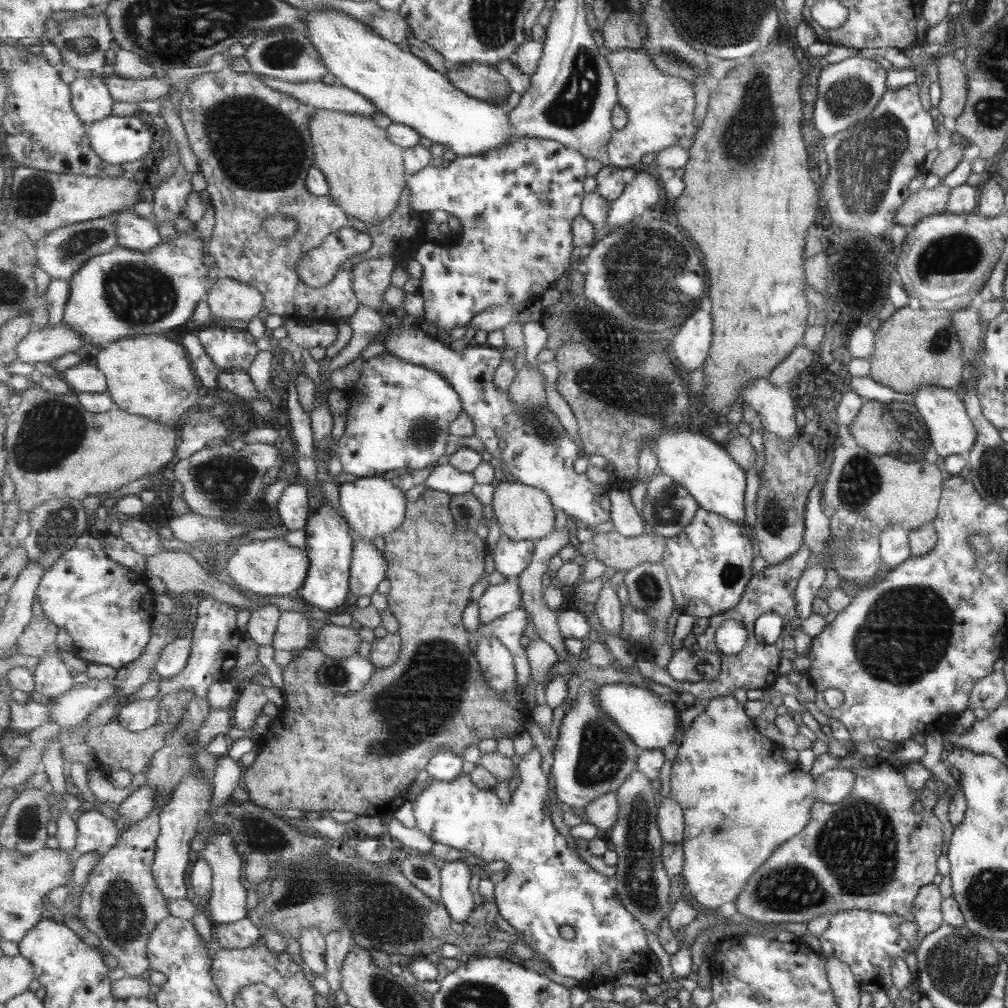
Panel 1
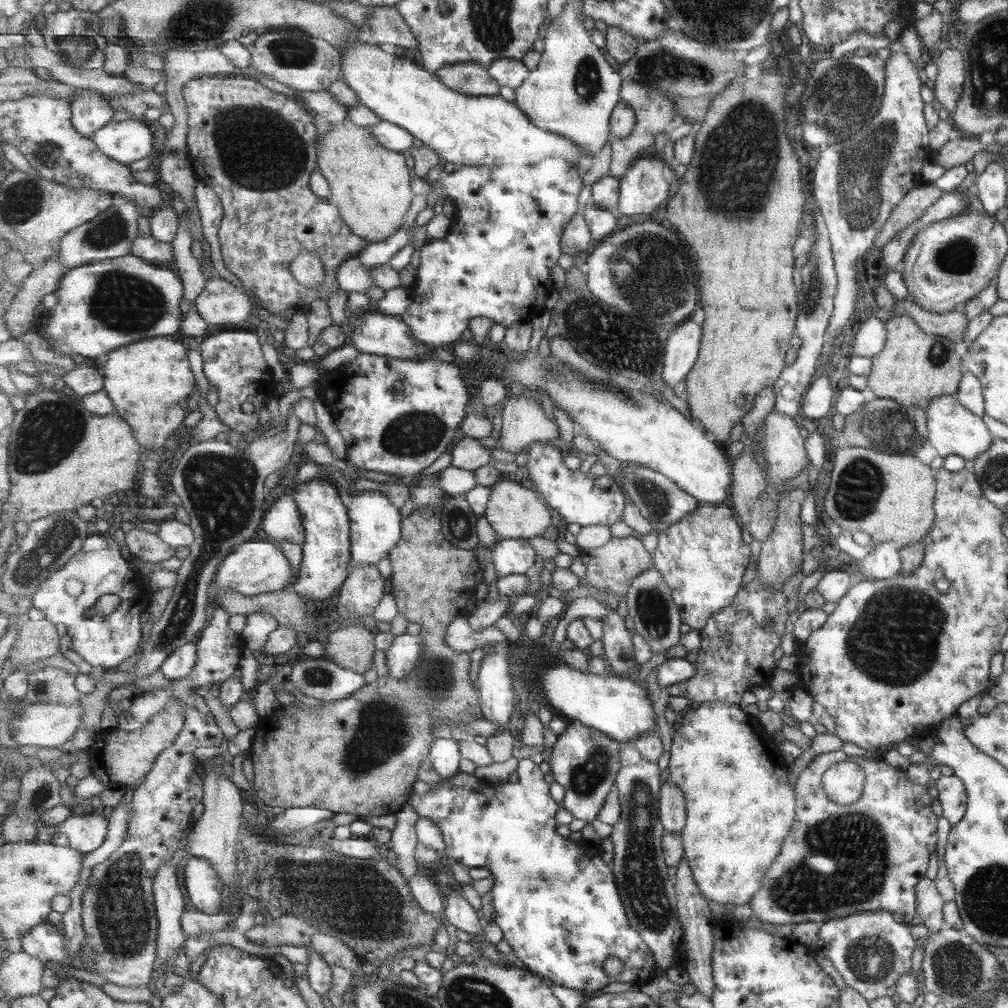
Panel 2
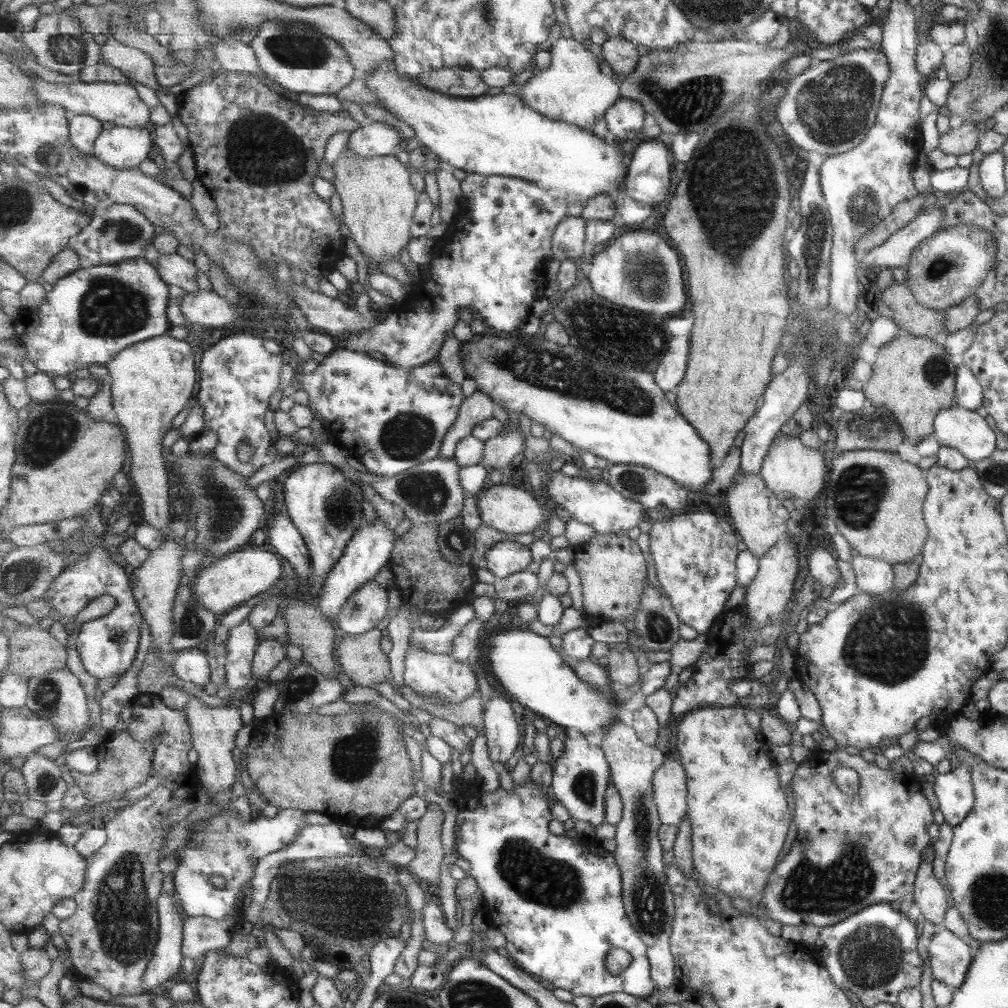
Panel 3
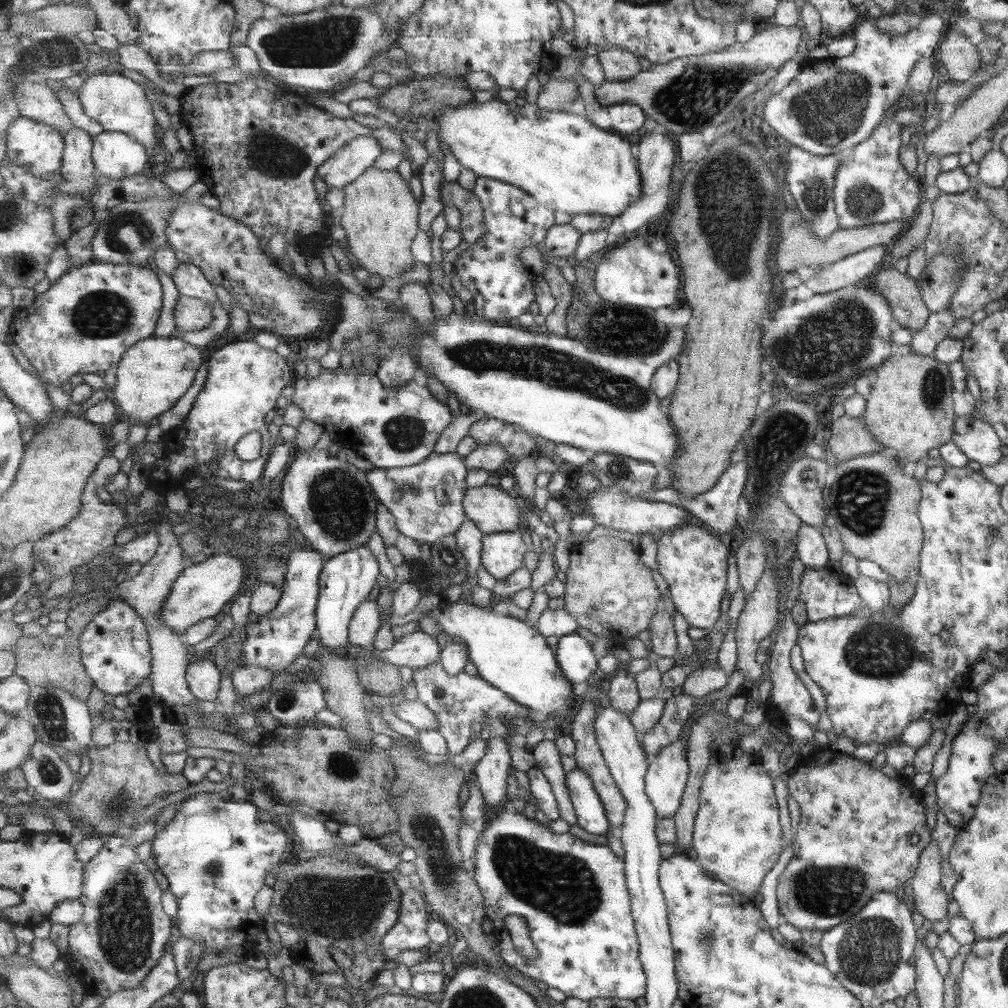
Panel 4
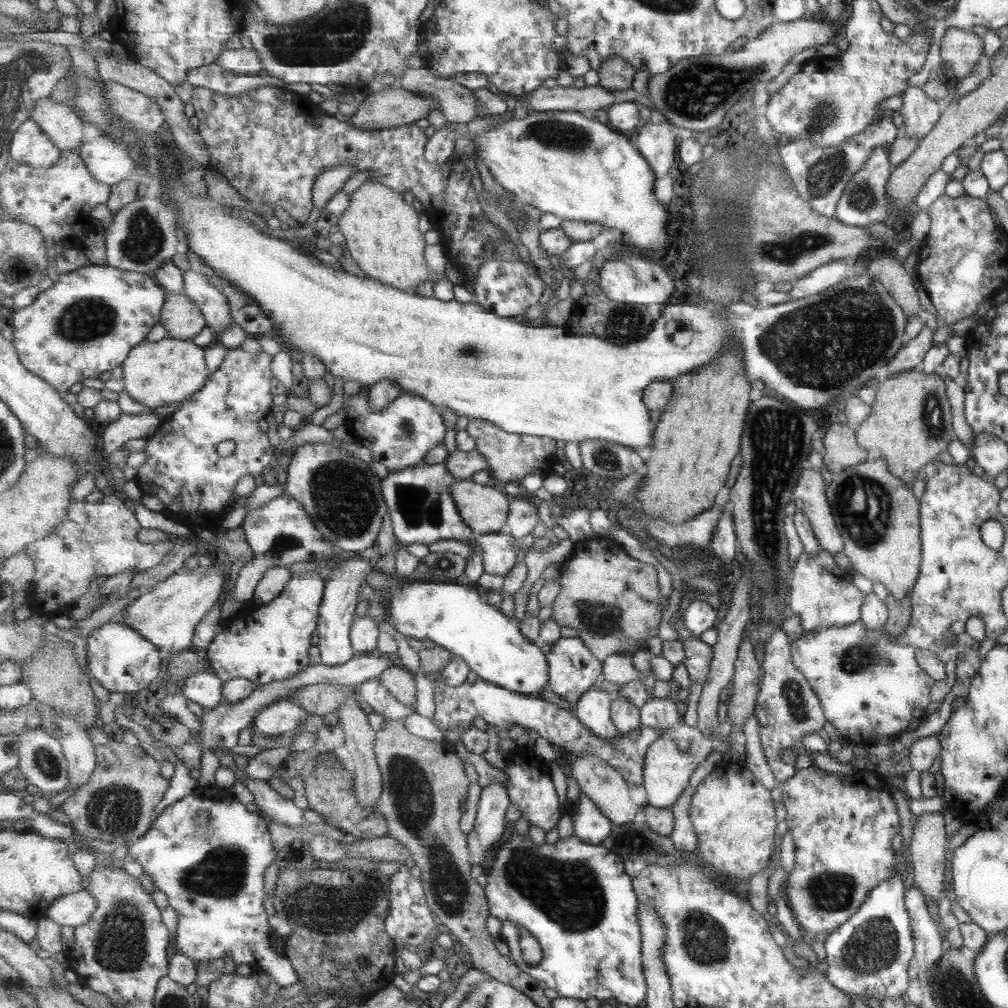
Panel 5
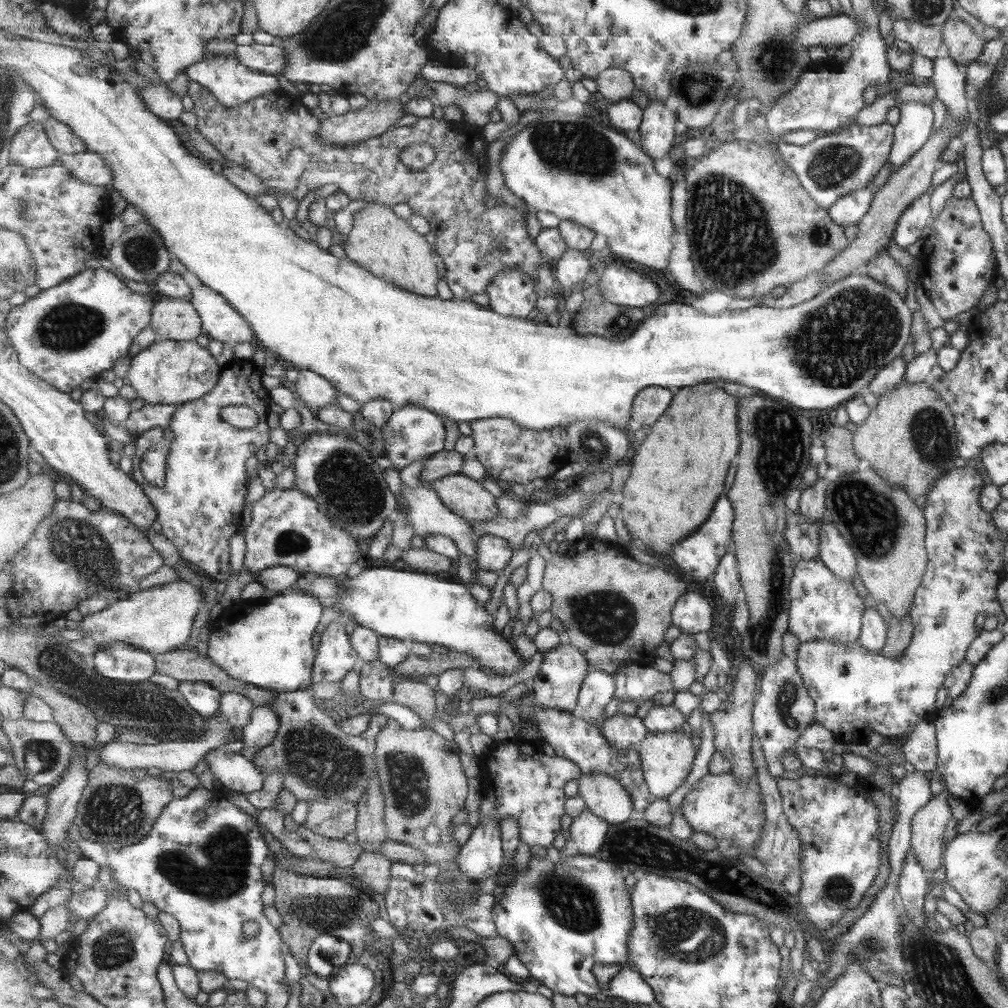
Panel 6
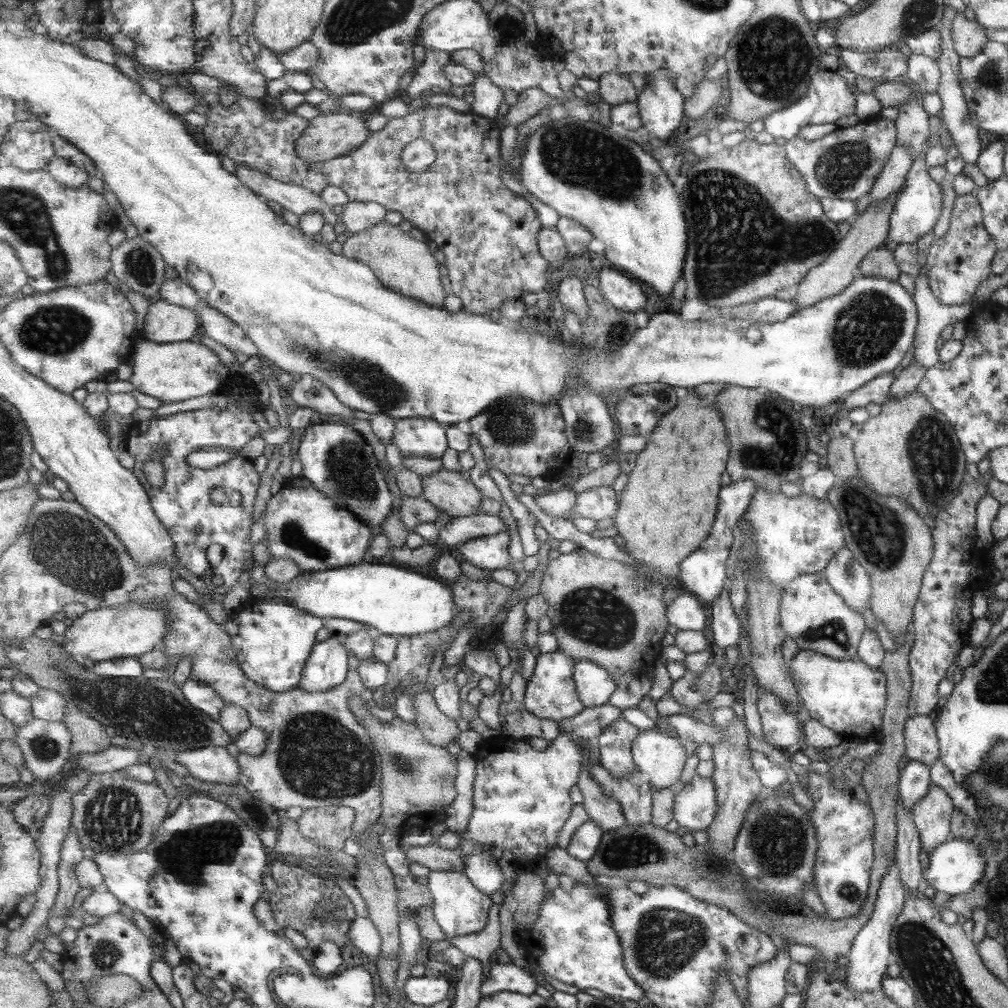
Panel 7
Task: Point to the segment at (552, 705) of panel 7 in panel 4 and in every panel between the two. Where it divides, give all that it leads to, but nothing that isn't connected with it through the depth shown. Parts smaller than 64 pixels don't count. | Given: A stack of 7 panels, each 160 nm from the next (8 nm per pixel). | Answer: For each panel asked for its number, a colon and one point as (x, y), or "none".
4: (576, 656)
5: (574, 669)
6: (564, 669)

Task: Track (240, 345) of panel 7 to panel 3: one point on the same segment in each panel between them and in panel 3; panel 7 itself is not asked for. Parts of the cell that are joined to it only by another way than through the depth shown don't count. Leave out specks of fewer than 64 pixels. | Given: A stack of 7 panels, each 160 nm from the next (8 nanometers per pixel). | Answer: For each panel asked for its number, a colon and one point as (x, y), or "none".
3: (174, 269)
4: (189, 279)
5: (215, 305)
6: (221, 321)

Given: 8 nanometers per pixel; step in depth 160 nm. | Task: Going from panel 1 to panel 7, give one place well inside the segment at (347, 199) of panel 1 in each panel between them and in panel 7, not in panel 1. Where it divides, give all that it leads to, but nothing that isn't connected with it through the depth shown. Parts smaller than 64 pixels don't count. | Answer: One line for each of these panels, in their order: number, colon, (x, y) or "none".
2: (372, 185)
3: (379, 202)
4: (381, 216)
5: (382, 233)
6: (383, 243)
7: (406, 265)

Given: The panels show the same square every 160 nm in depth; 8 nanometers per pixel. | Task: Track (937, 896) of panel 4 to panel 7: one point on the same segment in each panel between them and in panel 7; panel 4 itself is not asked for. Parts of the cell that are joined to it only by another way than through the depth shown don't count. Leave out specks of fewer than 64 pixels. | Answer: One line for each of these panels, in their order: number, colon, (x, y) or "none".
5: (927, 842)
6: (926, 830)
7: (931, 812)

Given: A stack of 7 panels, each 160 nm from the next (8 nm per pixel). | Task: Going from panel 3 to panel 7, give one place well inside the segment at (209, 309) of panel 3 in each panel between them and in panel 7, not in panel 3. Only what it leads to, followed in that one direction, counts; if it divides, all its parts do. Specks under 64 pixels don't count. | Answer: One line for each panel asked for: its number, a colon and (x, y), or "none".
4: (191, 314)
5: (182, 318)
6: (173, 319)
7: (165, 322)

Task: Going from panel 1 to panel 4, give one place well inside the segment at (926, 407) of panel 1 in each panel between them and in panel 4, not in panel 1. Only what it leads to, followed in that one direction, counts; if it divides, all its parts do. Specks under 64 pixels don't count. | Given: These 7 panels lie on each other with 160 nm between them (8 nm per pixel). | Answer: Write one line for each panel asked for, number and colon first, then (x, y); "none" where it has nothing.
2: (951, 429)
3: (963, 430)
4: (977, 440)

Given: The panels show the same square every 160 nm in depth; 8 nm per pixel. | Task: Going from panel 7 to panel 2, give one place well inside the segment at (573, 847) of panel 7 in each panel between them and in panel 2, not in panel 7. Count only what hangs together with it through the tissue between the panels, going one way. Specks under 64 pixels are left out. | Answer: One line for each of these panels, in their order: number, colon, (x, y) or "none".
2: (584, 761)
3: (582, 774)
4: (592, 815)
5: (592, 826)
6: (589, 832)

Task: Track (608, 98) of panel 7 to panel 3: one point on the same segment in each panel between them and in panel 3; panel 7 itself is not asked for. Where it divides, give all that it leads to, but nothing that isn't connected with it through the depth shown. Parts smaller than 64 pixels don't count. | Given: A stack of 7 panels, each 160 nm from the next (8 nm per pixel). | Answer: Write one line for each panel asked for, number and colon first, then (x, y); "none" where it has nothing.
3: (620, 57)
4: (619, 64)
5: (617, 75)
6: (615, 84)

